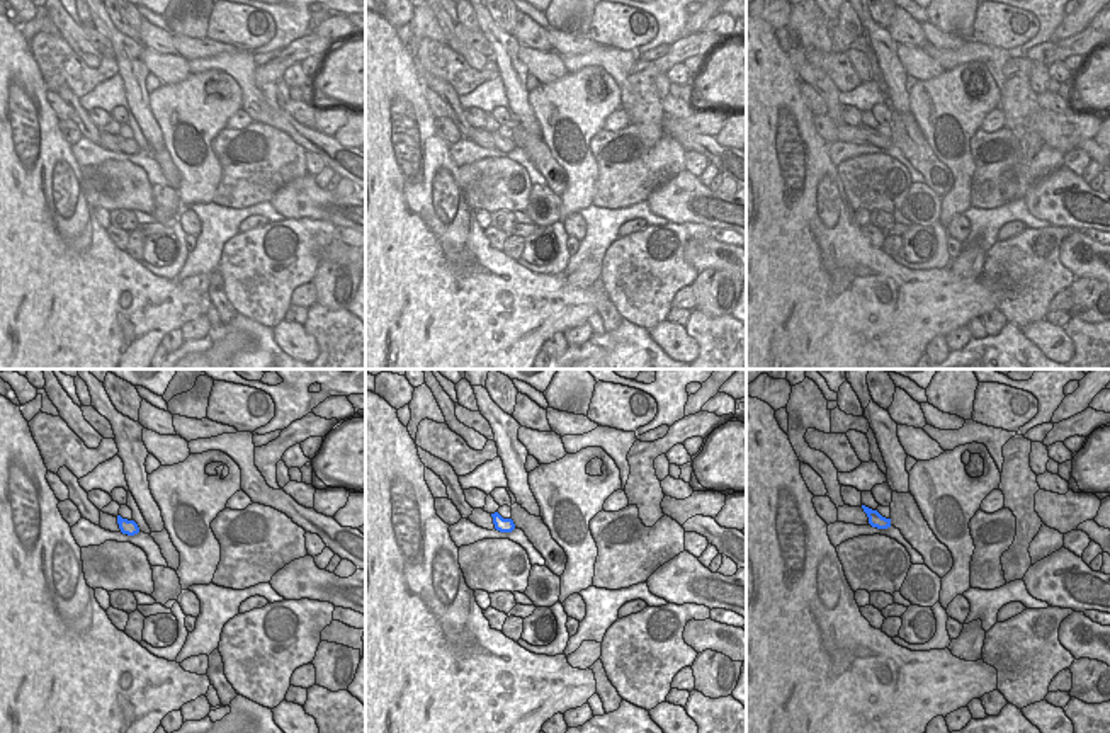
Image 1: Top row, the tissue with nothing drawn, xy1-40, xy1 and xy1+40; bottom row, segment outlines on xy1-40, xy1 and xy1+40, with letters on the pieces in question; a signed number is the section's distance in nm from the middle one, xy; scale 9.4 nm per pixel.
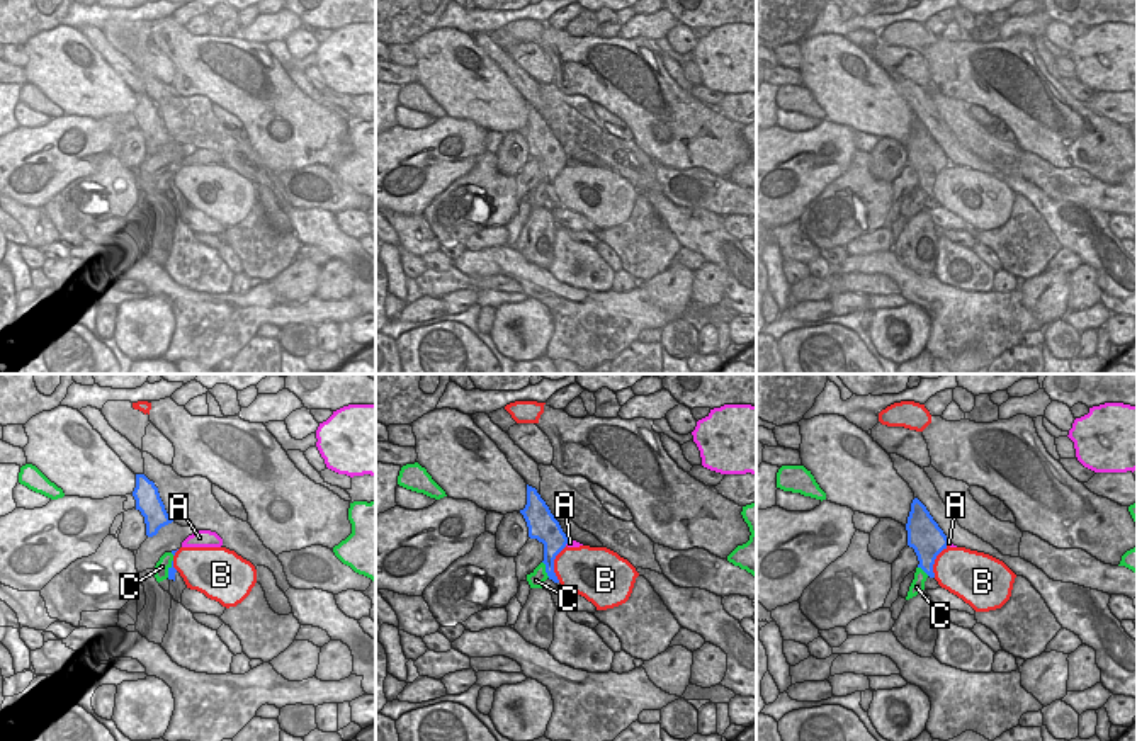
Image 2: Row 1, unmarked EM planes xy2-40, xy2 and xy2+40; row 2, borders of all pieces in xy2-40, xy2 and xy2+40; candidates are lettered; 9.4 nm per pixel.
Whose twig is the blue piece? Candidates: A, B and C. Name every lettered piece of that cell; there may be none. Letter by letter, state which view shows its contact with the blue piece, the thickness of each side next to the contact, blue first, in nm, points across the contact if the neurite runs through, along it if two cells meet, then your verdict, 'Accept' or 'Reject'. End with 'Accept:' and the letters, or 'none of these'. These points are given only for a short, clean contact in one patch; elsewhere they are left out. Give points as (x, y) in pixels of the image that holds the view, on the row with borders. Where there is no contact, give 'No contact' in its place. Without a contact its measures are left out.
A: Touches blue in xy2. Thickness 280 nm (blue) against 60 nm. Boundary: xy2 (568, 539), (565, 544). Reject
B: Touches blue in xy2. Thickness 220 nm (blue) against 420 nm. Reject
C: Touches blue in xy2. Thickness 190 nm (blue) against 160 nm. Boundary: xy2 (543, 561), (544, 571), (549, 576). Reject
Accept: none of these.

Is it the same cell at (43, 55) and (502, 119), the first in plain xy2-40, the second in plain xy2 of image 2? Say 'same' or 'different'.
same

